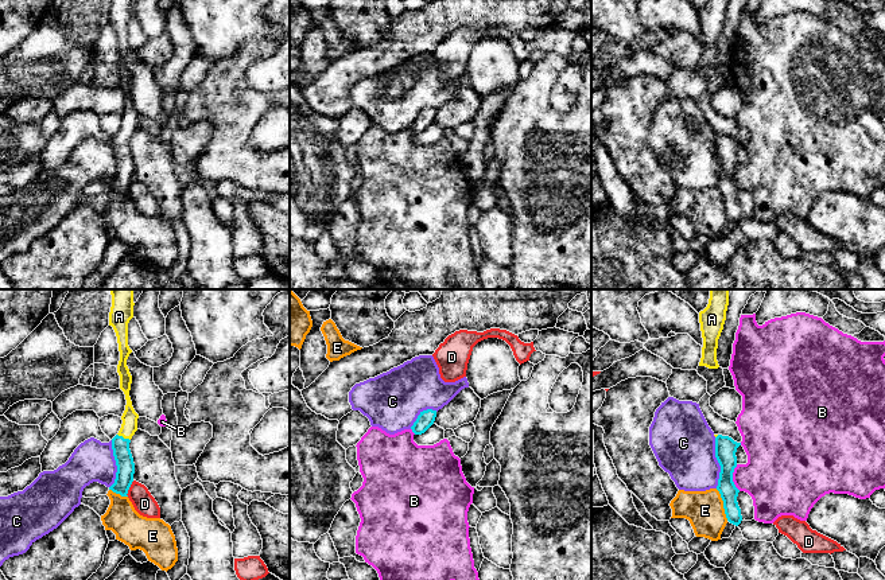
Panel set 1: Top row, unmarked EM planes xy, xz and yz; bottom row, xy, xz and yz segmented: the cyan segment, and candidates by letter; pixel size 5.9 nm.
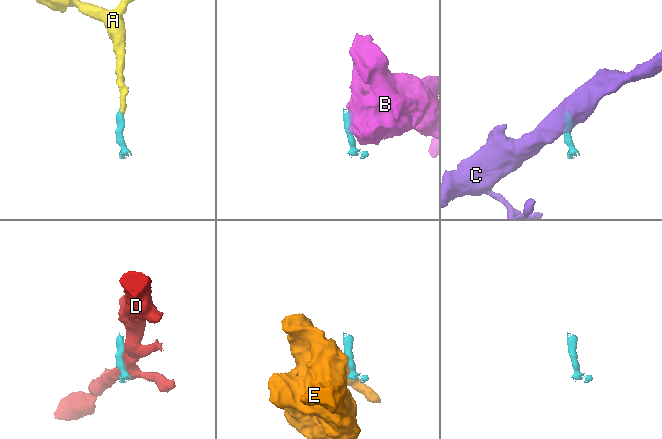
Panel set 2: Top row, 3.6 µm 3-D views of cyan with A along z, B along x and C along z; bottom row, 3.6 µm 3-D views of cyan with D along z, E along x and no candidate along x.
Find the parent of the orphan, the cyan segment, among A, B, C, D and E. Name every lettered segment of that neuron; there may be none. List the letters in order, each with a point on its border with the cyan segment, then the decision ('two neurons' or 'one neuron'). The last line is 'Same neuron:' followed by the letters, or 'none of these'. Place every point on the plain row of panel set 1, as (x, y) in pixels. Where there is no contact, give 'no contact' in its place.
A: contact xy (123, 136); one neuron
B: contact yz (732, 176); two neurons
C: contact yz (718, 160); two neurons
D: contact xy (128, 187); two neurons
E: contact yz (724, 203); two neurons
Same neuron: A

